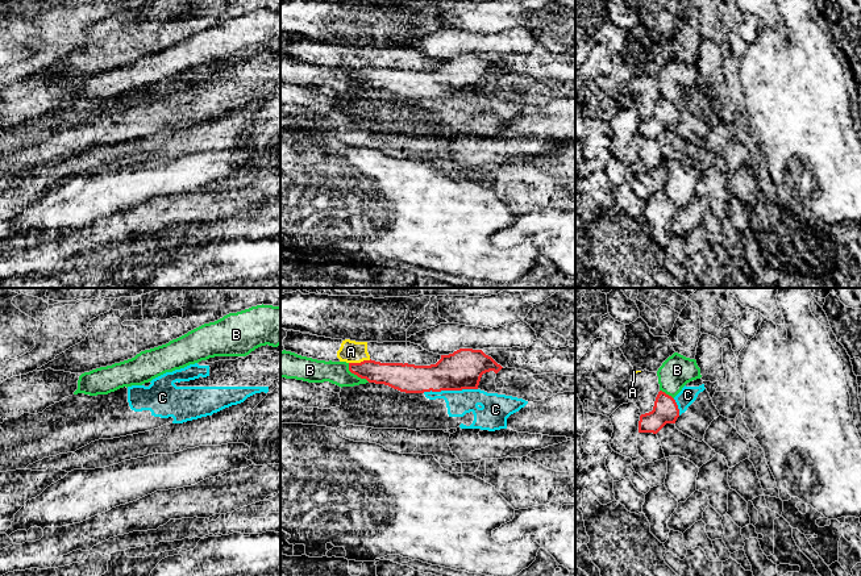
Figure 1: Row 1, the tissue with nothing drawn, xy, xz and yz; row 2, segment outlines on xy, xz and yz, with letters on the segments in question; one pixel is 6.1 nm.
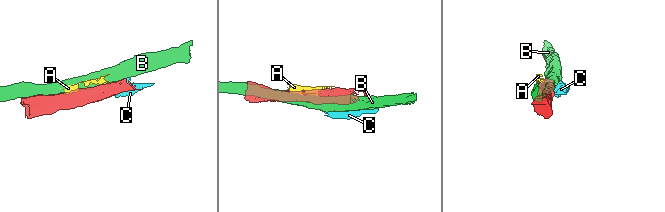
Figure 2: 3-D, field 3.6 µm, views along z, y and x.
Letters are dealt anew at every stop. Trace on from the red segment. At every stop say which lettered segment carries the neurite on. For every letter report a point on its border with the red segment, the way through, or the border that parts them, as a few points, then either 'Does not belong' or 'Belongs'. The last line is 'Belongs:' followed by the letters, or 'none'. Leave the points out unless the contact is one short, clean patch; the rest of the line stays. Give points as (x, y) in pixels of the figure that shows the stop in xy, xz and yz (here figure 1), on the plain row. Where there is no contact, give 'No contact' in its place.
A: Touches red at xz (361, 67). Boundary: xz (370, 65), (349, 69). Does not belong
B: Touches red at xz (356, 79). Does not belong
C: Touches red at xz (449, 95). Does not belong
Belongs: none

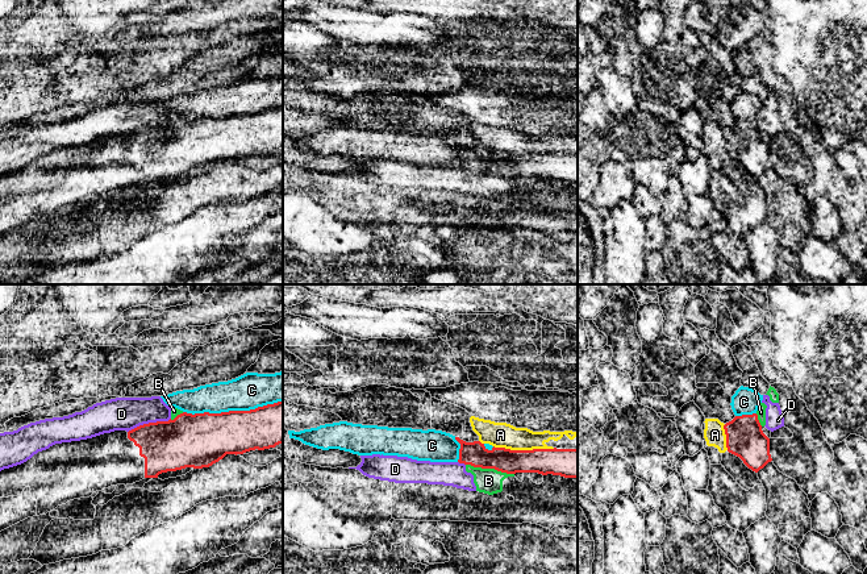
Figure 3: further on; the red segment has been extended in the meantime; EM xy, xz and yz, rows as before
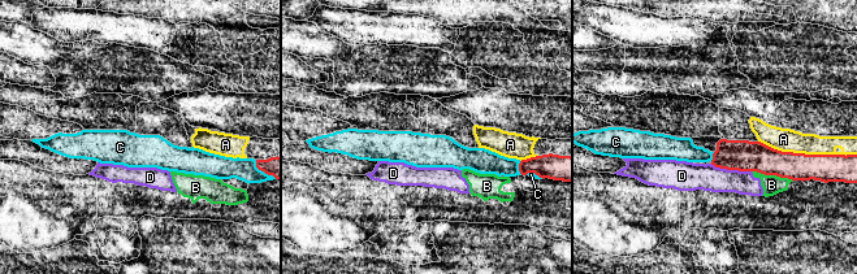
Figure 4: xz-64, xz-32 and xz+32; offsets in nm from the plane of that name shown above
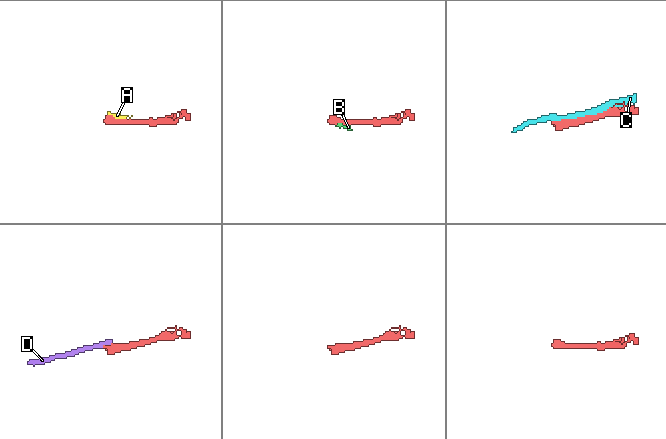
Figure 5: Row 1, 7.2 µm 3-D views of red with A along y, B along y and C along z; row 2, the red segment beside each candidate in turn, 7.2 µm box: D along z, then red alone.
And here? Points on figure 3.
A: Touches red at xz (524, 156). Does not belong
B: Touches red at xz (490, 173). Boundary: xz (466, 169), (474, 173), (494, 173), (513, 179). Does not belong
C: Touches red at xy (232, 116). Does not belong
D: Touches red at xy (149, 128). Boundary: xy (170, 123), (162, 127), (140, 129), (128, 137). Does not belong
Belongs: none

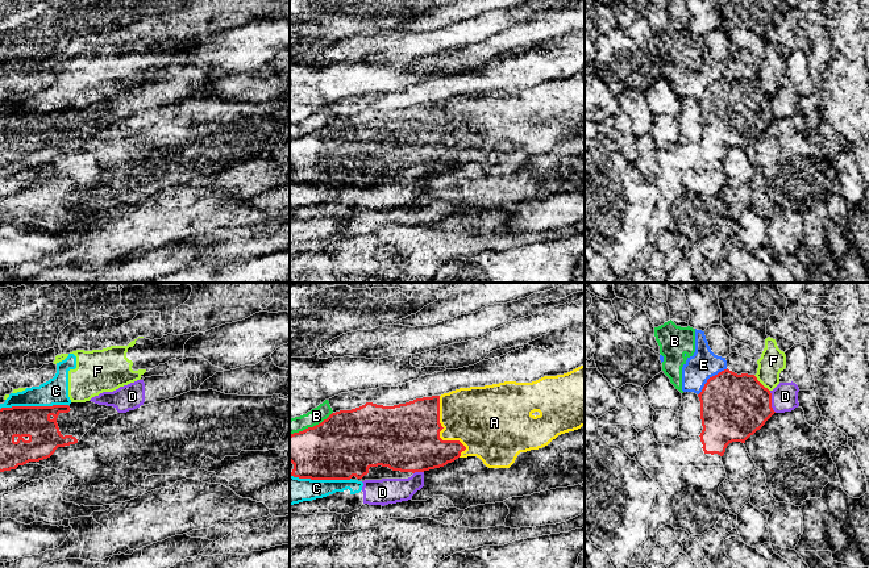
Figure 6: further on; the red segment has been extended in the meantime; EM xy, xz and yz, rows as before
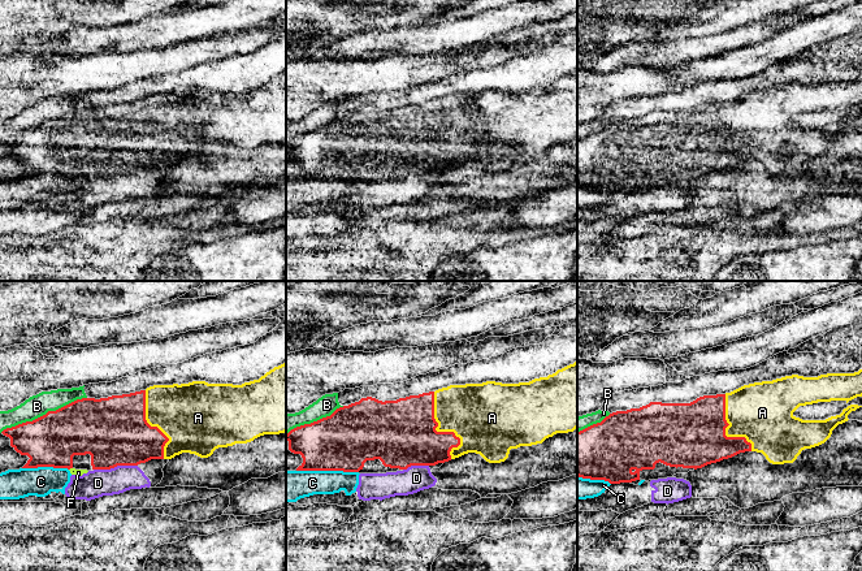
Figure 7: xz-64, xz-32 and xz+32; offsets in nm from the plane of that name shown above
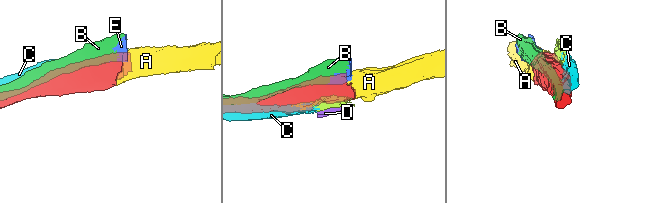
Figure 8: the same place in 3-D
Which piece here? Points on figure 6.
A: Touches red at xz (439, 140). Belongs
B: Touches red at xz (311, 133). Does not belong
C: Touches red at xy (33, 112). Does not belong
D: Touches red at yz (770, 107). Boundary: yz (769, 96), (772, 113), (776, 117). Does not belong
E: Touches red at yz (710, 83). Boundary: yz (727, 74), (712, 80), (698, 100). Does not belong
F: Touches red at yz (760, 88). Does not belong
Belongs: A

